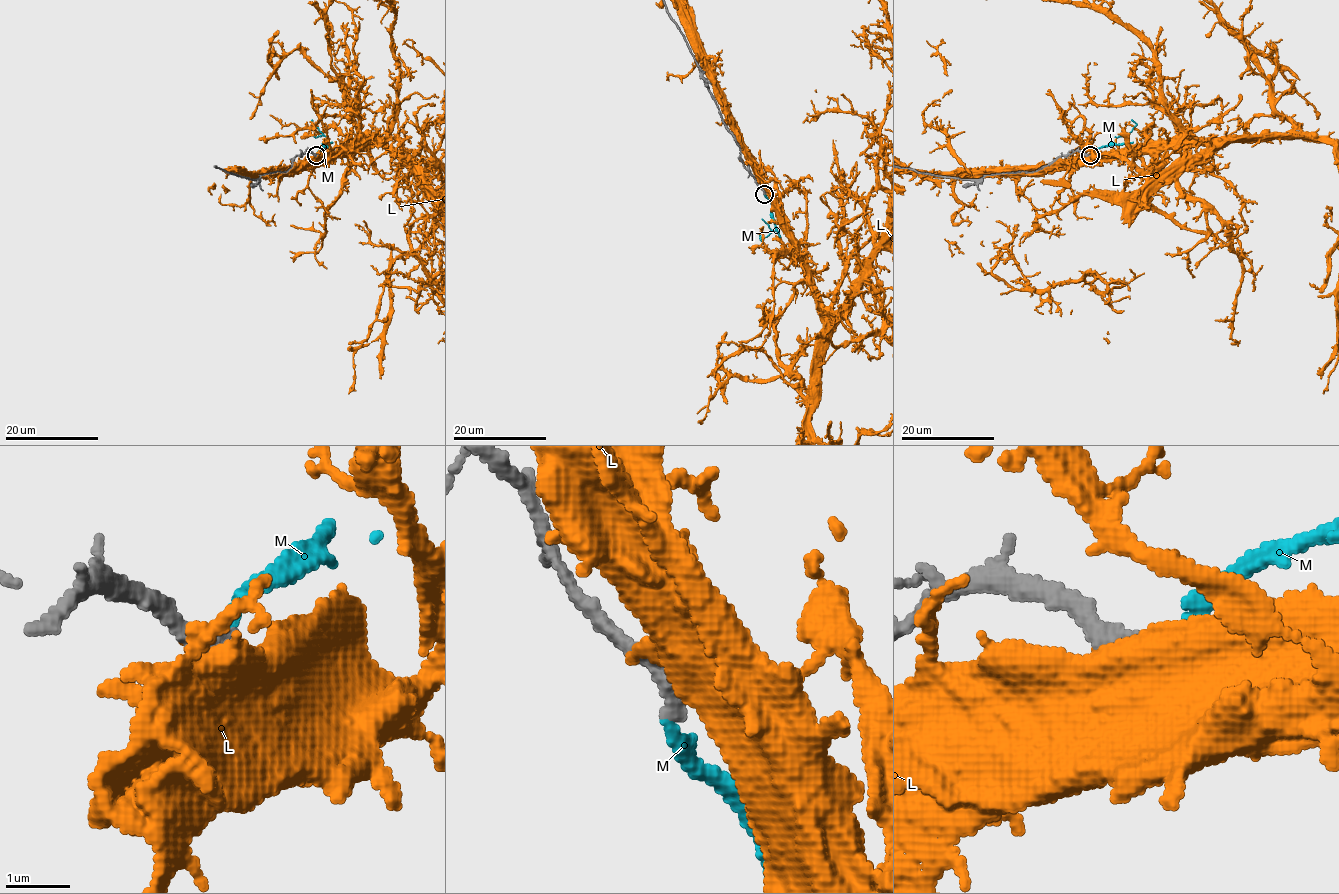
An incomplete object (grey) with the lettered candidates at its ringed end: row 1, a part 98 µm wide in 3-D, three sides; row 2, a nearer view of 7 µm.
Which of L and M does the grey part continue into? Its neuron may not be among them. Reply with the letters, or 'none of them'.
M

